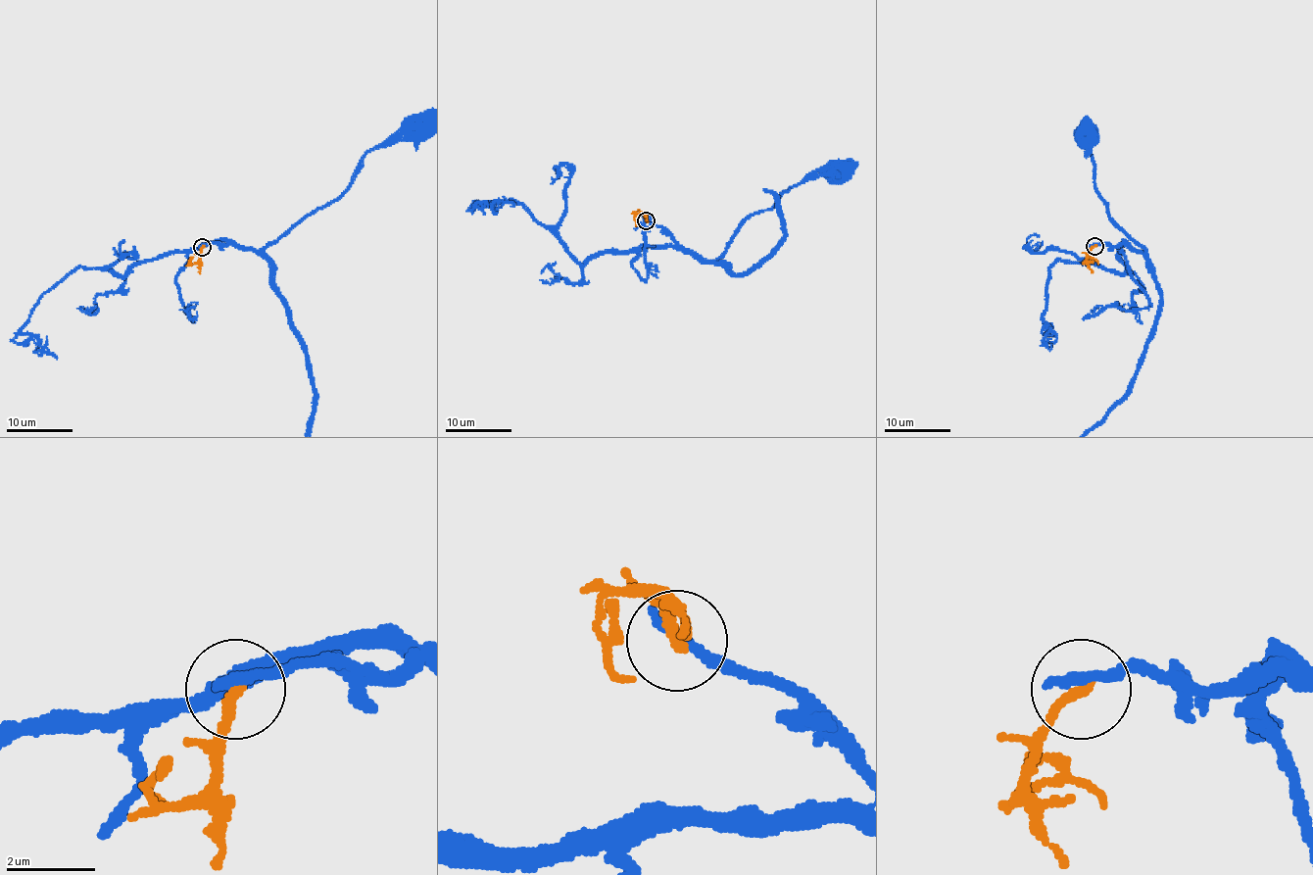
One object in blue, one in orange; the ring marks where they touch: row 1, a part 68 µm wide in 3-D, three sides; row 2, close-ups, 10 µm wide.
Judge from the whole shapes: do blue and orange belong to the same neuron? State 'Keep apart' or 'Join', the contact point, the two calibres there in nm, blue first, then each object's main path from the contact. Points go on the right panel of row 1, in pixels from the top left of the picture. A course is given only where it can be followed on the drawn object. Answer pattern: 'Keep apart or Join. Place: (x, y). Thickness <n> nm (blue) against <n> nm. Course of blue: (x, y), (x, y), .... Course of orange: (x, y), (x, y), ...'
Keep apart. Place: (1094, 246). Thickness 300 nm (blue) against 260 nm. Course of blue: (1094, 245), (1125, 244), (1144, 252), (1108, 215), (1107, 206), (1094, 181), (1095, 166), (1084, 141), (1086, 133). Course of orange: (1094, 246), (1085, 263), (1094, 259), (1098, 264)

